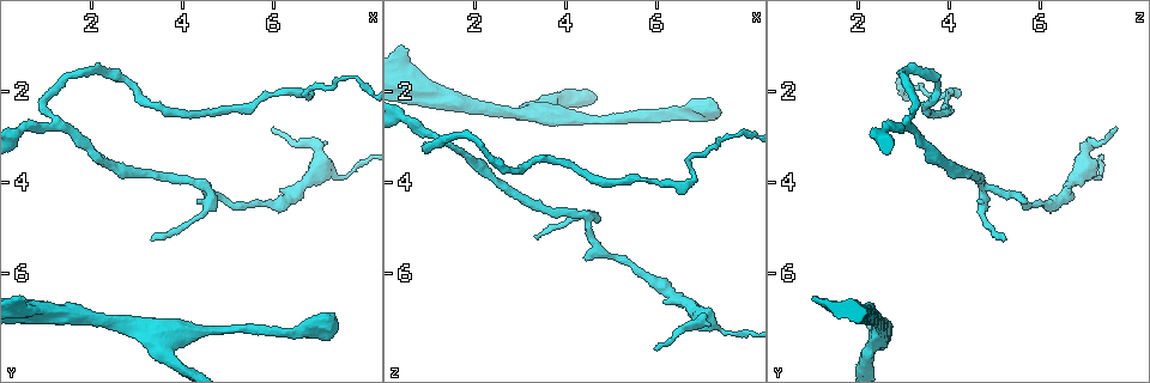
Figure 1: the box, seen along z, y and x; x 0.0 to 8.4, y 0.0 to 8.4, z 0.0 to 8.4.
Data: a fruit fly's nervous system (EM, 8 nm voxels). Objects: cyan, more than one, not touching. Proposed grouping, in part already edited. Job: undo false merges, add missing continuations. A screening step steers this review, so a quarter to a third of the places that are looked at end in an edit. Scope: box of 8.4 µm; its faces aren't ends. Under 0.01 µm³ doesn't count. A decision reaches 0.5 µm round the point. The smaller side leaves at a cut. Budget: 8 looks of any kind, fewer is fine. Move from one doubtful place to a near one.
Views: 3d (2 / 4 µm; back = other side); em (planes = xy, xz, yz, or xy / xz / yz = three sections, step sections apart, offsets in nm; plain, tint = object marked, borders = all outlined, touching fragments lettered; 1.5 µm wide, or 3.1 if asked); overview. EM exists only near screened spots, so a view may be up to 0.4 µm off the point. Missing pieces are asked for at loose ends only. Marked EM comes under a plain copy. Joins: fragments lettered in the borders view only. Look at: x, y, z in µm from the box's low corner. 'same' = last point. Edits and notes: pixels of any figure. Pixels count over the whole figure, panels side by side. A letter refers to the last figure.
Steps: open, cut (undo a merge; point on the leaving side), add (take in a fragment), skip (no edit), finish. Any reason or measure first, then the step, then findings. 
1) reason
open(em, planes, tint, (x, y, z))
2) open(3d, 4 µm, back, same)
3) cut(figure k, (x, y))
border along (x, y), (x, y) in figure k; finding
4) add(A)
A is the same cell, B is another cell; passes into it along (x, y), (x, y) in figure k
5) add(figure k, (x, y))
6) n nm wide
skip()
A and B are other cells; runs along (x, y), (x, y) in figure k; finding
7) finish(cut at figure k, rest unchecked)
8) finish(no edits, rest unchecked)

branch stops here
open(3d, 2 µm, (7.30, 7.35, 2.45))

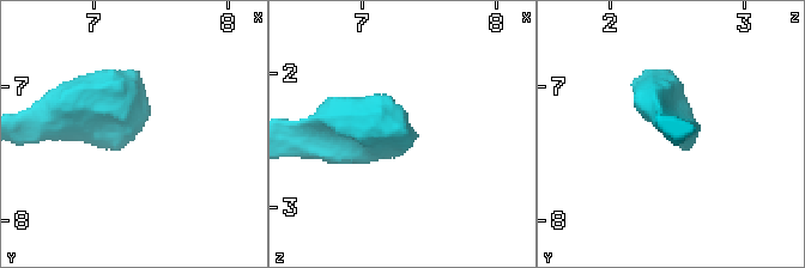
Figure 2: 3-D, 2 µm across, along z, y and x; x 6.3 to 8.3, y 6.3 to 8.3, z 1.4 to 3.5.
need the tissue
open(em, planes, borders, (7.28, 7.36, 2.40))

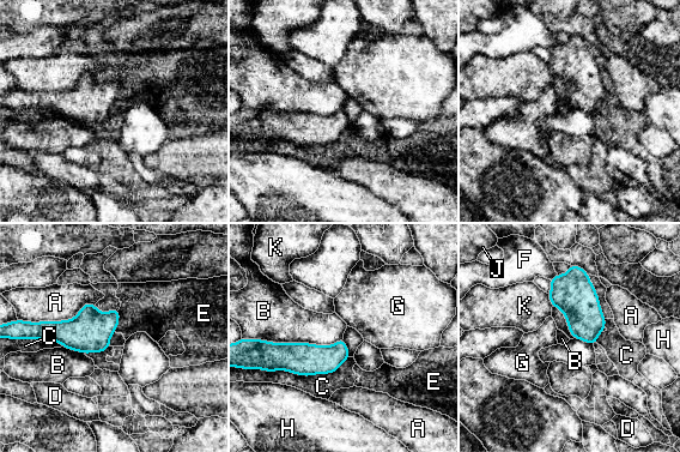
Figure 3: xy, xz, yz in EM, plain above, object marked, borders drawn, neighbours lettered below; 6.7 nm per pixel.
skip()
A, B, C, D, E, F, G, H, J and K are other cells; border along (342, 336), (332, 344), (261, 339) in figure 3; no lettered fragment goes on from it

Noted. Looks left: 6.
thick turns thin
open(3d, 2 µm, (4.35, 7.25, 2.65))

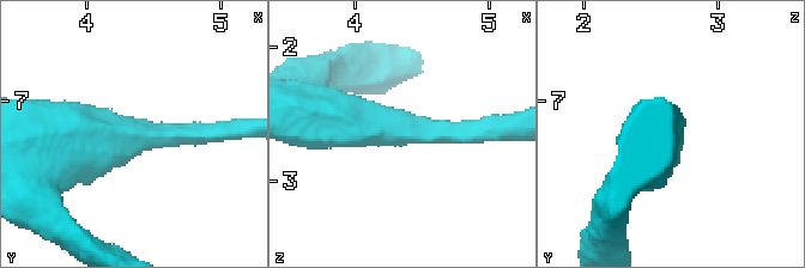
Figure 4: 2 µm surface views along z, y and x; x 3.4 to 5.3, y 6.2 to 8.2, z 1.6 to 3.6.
arms of 160, 480 nm; shape alone is not enough
open(em, planes, borders, (4.34, 7.26, 2.60))

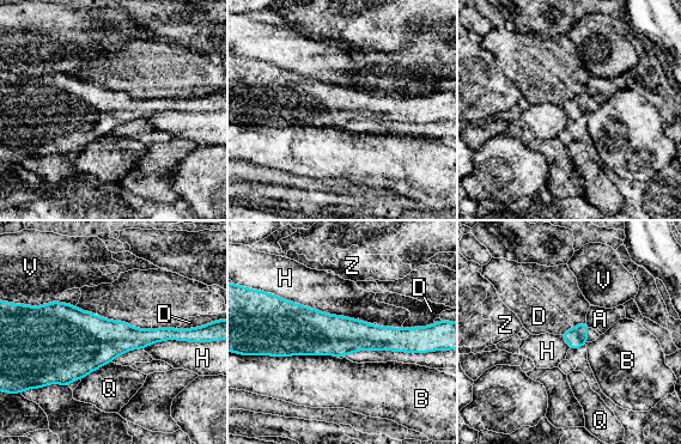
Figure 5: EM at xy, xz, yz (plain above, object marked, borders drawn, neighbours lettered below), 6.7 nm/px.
skip()
A, B, D, H, Q, V and Z are other cells; one neuron here

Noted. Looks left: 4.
an open end
open(3d, 2 µm, back, (5.95, 2.85, 7.65))

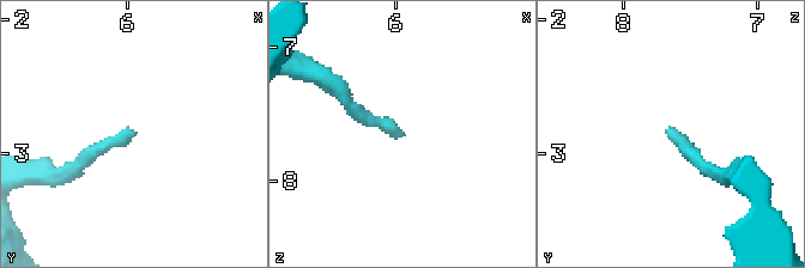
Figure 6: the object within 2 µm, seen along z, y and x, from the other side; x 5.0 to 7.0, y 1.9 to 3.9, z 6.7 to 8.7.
need the tissue
open(em, planes, borders, (5.92, 2.88, 7.64))

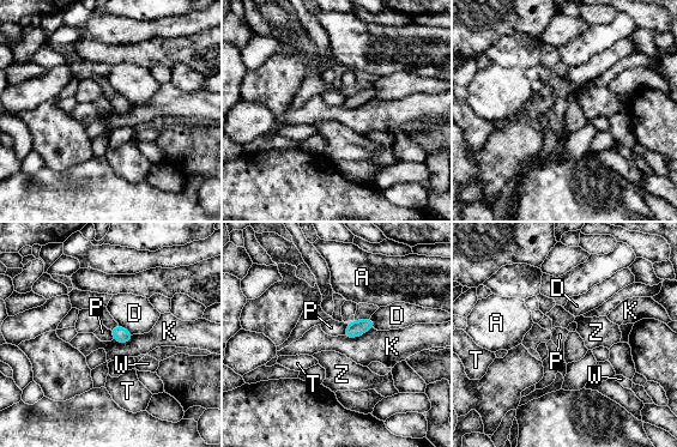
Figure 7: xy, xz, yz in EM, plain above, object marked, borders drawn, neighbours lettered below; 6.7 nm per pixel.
100 nm wide
skip()
A, D, K, P, T, W and Z are other cells; border along (348, 324), (343, 334) in figure 7; no lettered fragment goes on from it

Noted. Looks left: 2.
finish(no edits, rest unchecked)

